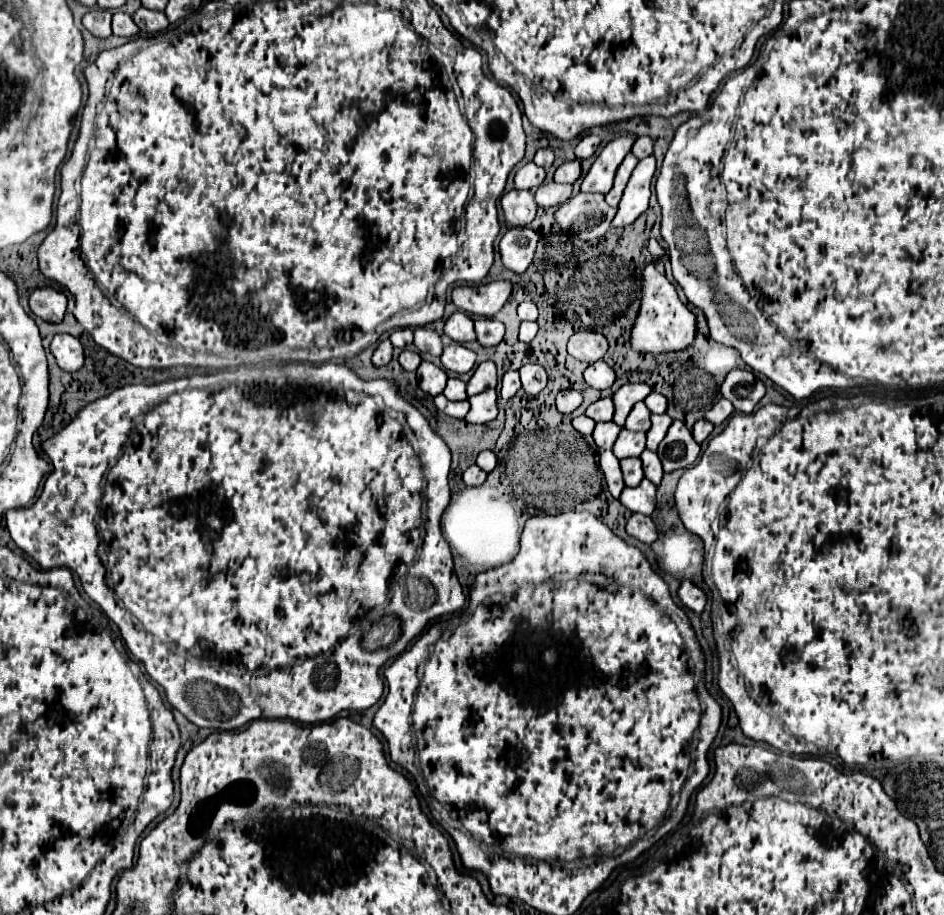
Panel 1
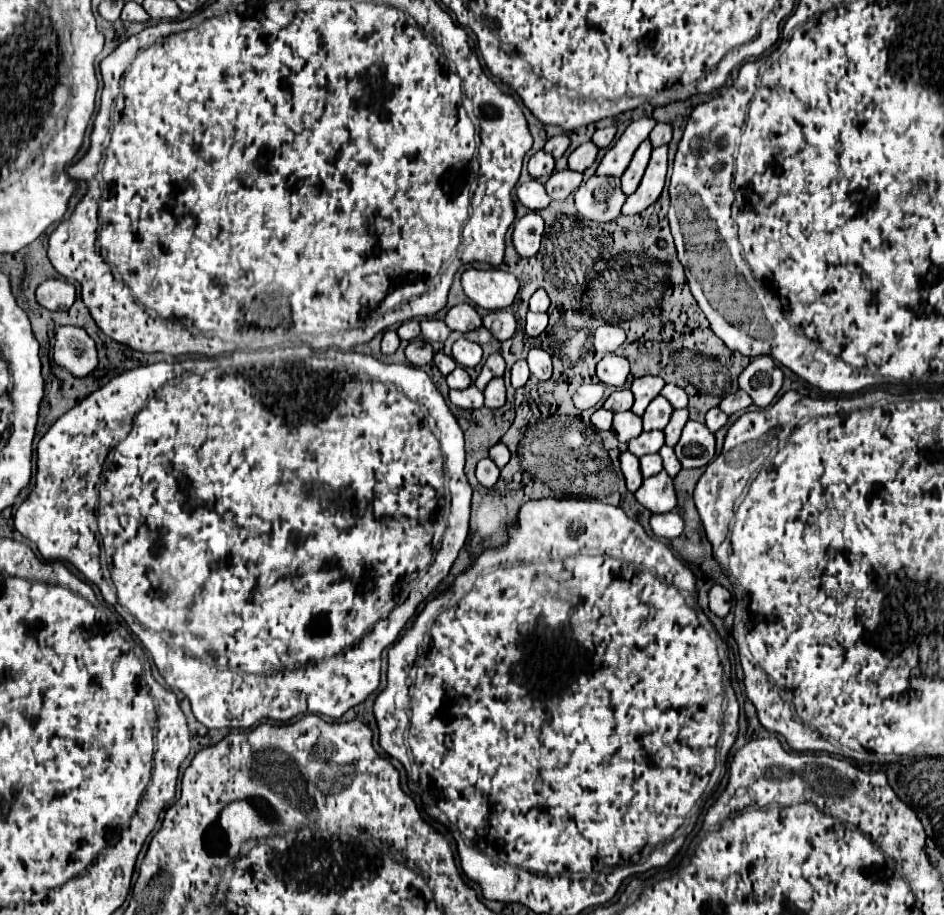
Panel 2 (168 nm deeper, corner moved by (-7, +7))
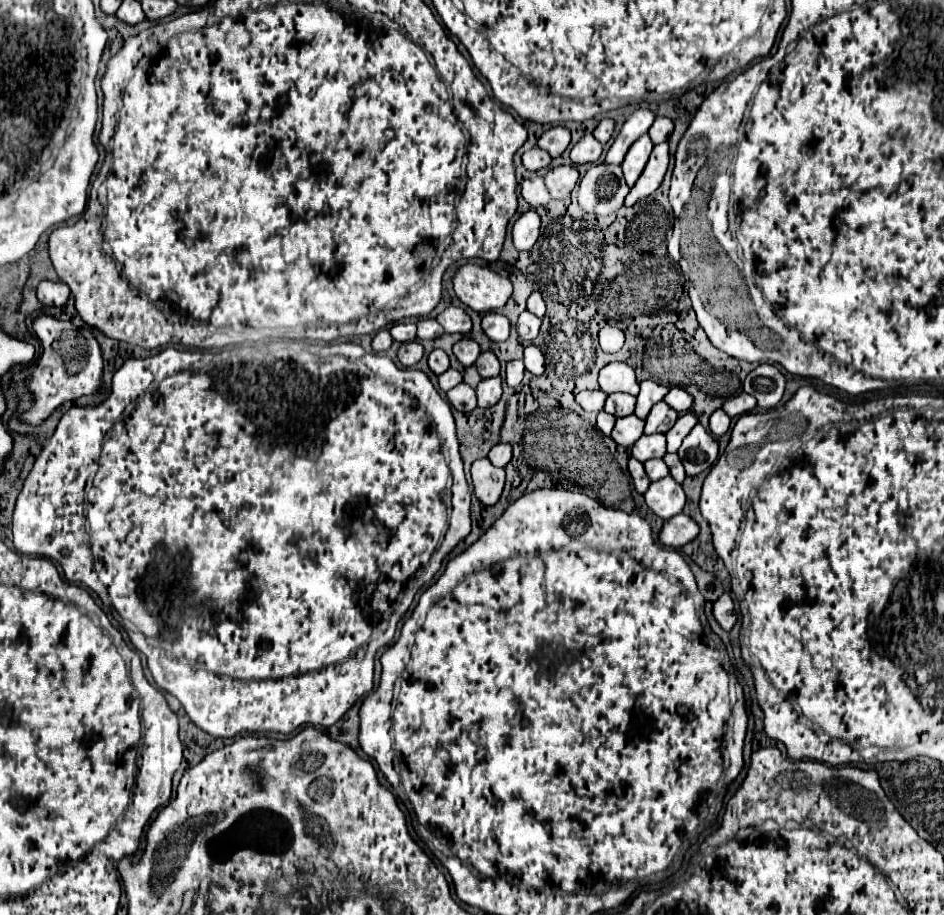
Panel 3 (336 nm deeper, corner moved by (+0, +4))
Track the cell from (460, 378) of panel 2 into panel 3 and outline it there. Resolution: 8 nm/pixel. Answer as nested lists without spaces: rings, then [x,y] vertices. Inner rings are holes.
[[[449,368],[447,372],[443,372],[443,374],[439,376],[439,388],[441,388],[443,392],[447,392],[447,390],[455,388],[455,386],[457,386],[461,380],[463,380],[463,376],[461,376],[457,370]]]

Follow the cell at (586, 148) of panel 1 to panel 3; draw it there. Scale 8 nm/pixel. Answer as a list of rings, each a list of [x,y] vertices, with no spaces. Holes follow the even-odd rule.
[[[603,118],[603,120],[599,122],[599,126],[593,130],[593,136],[595,136],[601,144],[607,144],[609,138],[611,138],[611,134],[613,134],[613,130],[615,130],[615,120]]]

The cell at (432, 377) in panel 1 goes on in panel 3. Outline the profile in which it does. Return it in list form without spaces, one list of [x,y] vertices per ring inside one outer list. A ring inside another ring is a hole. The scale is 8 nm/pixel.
[[[433,350],[429,354],[429,368],[439,376],[449,368],[449,356],[445,354],[445,350]]]

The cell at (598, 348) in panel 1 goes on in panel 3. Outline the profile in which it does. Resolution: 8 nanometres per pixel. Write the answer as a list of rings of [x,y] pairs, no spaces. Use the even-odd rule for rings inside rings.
[[[609,328],[599,336],[599,344],[605,352],[619,352],[623,348],[623,342],[625,342],[625,334],[619,328]]]

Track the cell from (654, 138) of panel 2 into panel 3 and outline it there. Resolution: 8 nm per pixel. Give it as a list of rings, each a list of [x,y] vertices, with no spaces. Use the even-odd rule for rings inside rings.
[[[657,116],[657,120],[653,122],[653,126],[649,130],[649,136],[651,136],[653,144],[661,144],[661,142],[669,140],[671,132],[673,132],[673,120],[665,118],[665,116]]]

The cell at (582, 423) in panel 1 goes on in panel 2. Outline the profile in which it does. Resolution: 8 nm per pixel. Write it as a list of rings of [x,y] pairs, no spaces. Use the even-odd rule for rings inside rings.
[[[598,409],[598,411],[594,411],[594,415],[590,417],[590,421],[592,421],[592,425],[596,427],[596,429],[610,429],[610,425],[612,425],[612,413],[610,411],[606,411],[606,409]]]

